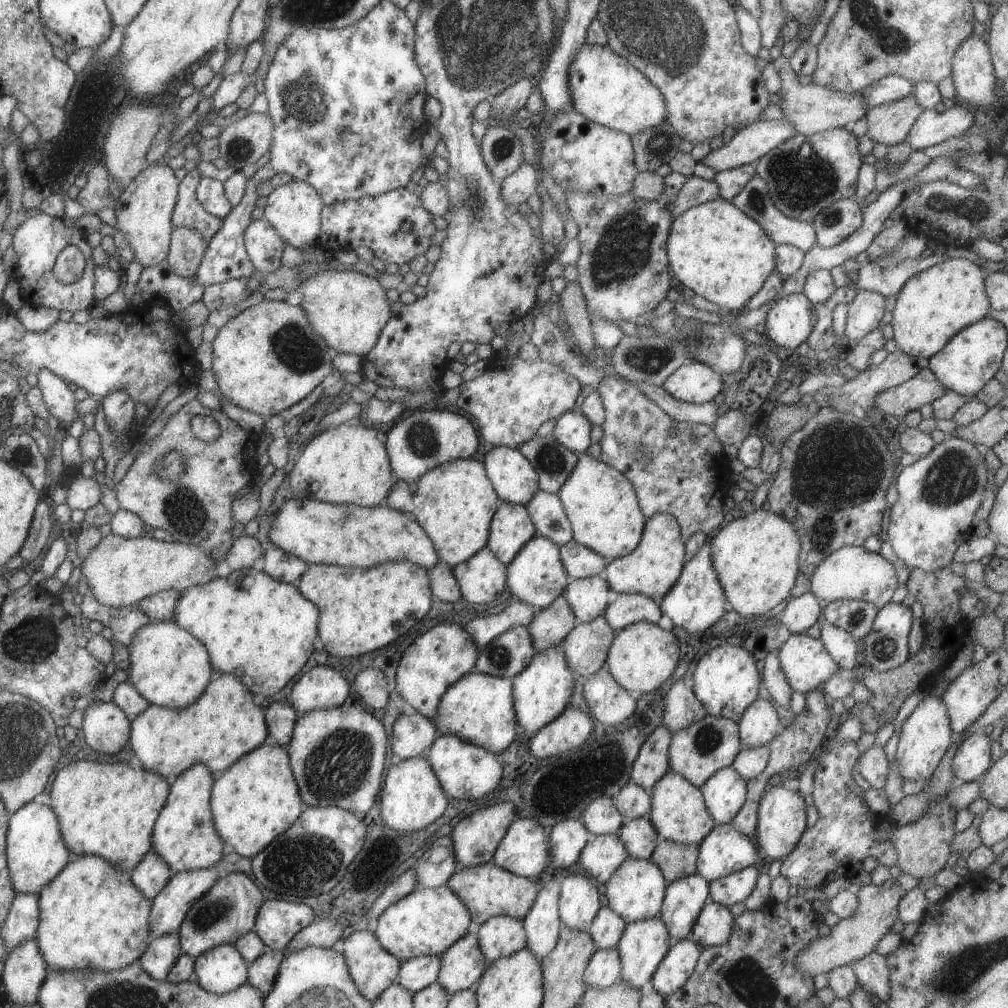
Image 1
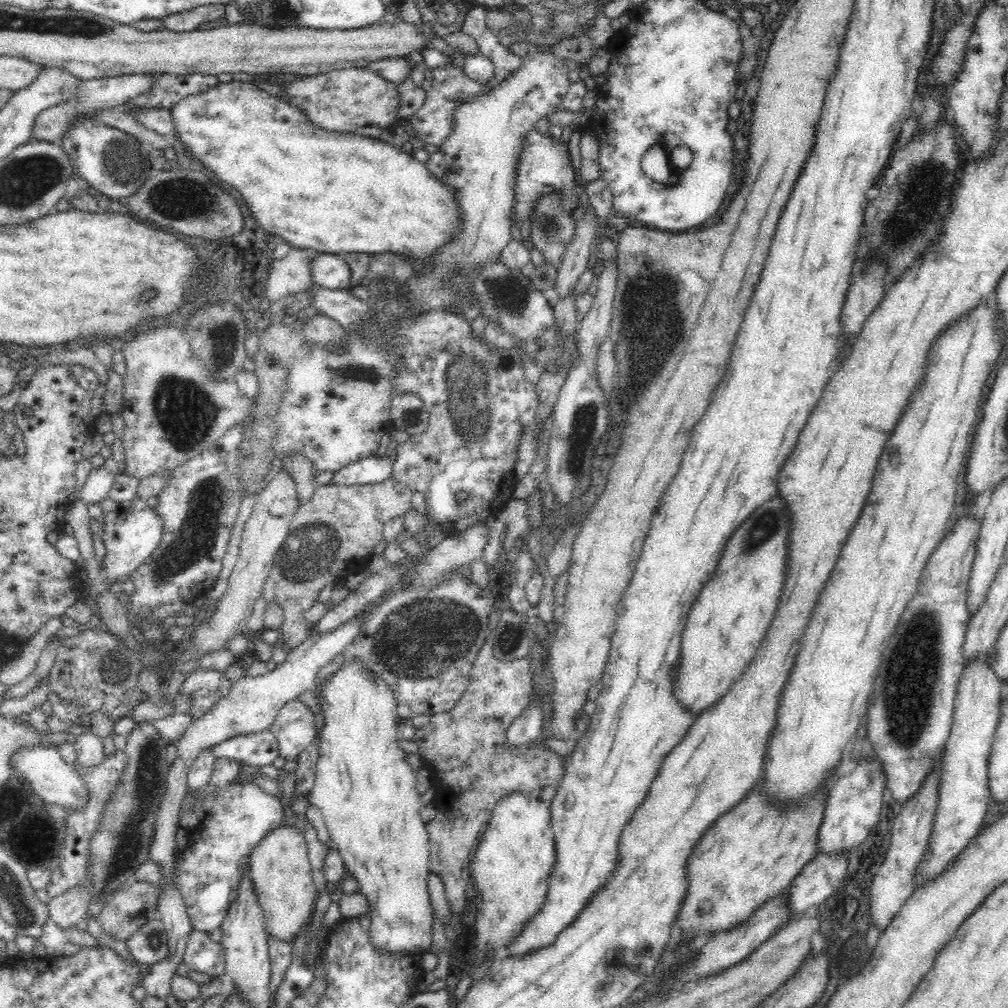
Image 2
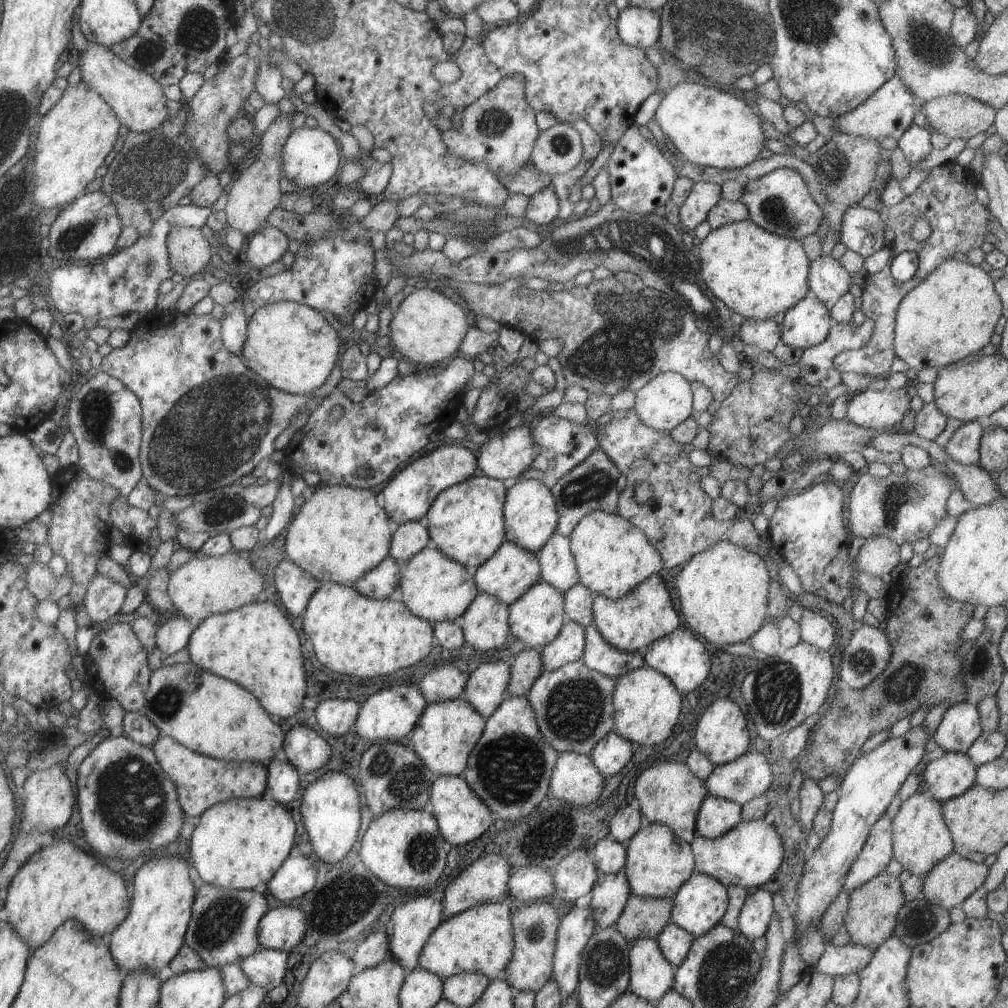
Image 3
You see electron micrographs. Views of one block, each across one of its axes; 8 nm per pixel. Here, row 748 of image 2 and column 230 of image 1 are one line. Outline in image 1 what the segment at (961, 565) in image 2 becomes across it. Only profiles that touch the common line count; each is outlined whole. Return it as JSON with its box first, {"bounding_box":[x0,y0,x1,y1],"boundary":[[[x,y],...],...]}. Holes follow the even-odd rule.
{"bounding_box":[164,872,262,983],"boundary":[[[234,872],[217,879],[185,913],[177,930],[181,953],[166,972],[164,980],[170,983],[195,981],[193,958],[220,944],[233,945],[240,936],[253,931],[255,917],[262,902],[261,892],[245,874]]]}

